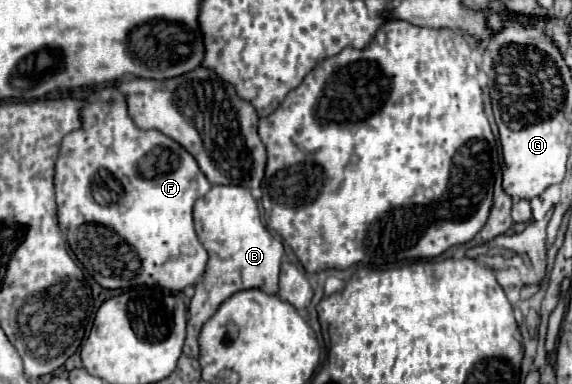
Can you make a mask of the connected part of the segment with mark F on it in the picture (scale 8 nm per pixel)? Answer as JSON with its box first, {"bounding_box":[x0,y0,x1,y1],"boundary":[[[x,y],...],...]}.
{"bounding_box":[54,86,210,292],"boundary":[[[106,86],[102,90],[96,90],[94,94],[90,94],[84,100],[84,106],[82,106],[82,126],[78,130],[70,132],[68,136],[64,136],[64,140],[62,140],[60,156],[58,156],[56,172],[54,172],[54,188],[56,188],[56,204],[58,204],[60,228],[64,230],[74,256],[80,260],[80,264],[88,270],[88,274],[102,288],[116,290],[116,288],[130,288],[130,286],[136,286],[136,284],[138,286],[146,284],[146,286],[162,286],[162,288],[168,288],[172,292],[182,292],[184,288],[194,286],[202,278],[206,262],[208,262],[208,252],[204,250],[204,246],[200,244],[200,240],[198,240],[198,236],[194,232],[192,208],[194,208],[194,202],[198,198],[202,198],[202,194],[206,194],[210,190],[210,182],[202,174],[202,170],[200,170],[198,162],[194,160],[194,156],[186,148],[182,148],[176,140],[164,136],[158,130],[140,130],[132,122],[132,118],[128,114],[128,104],[126,104],[124,96],[118,92],[118,88]]]}

